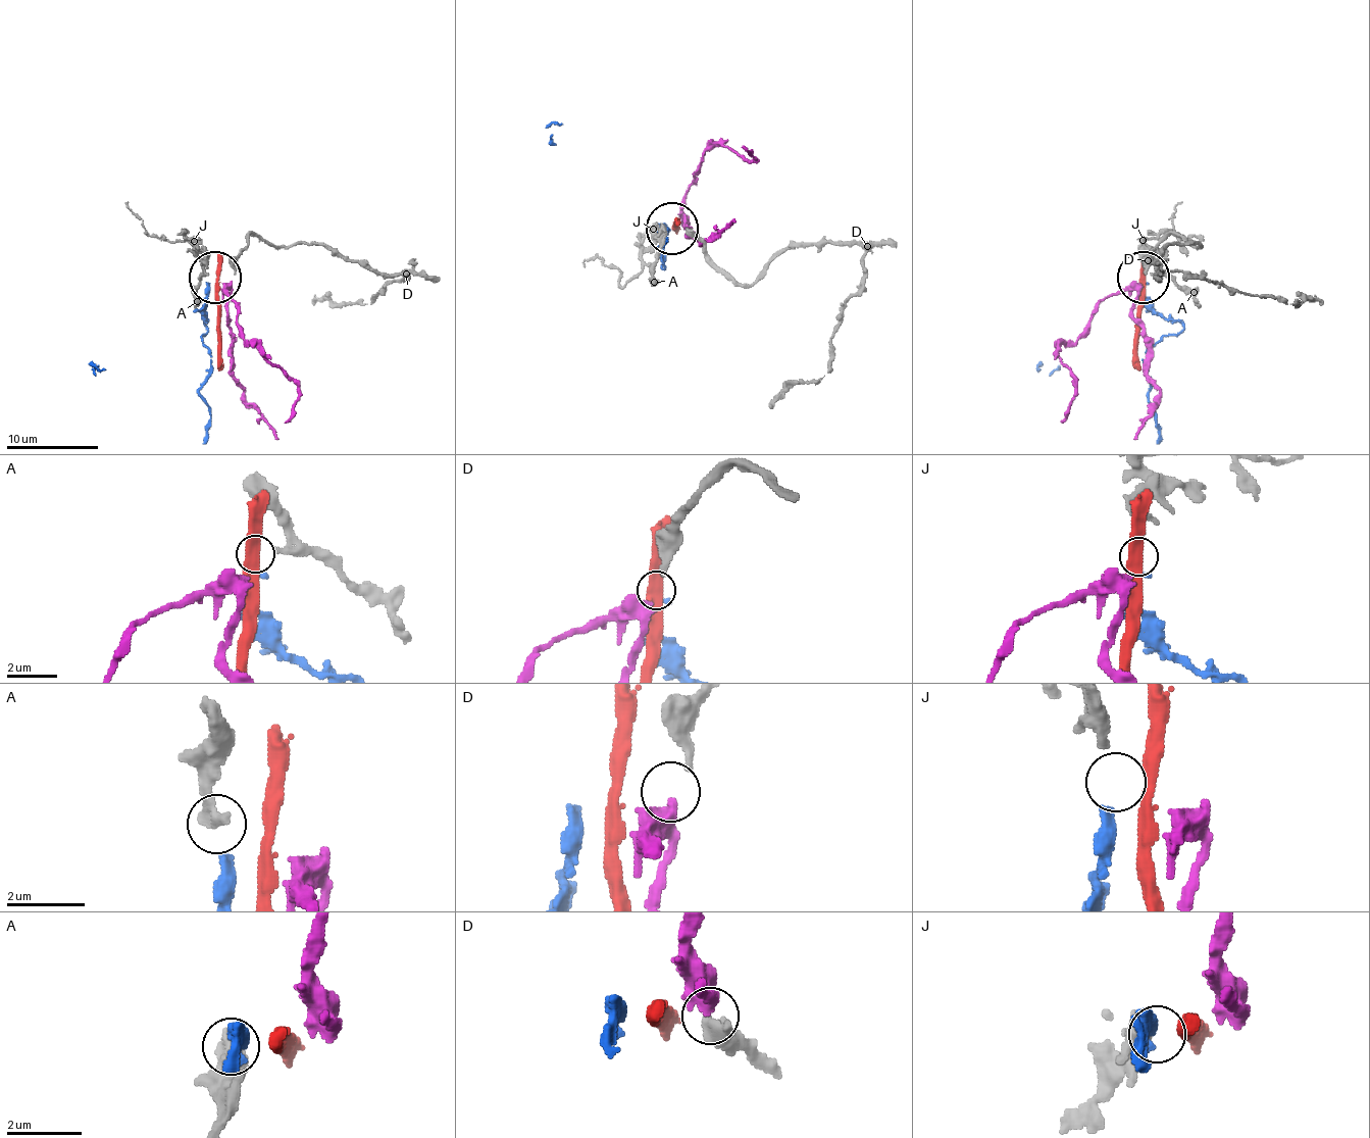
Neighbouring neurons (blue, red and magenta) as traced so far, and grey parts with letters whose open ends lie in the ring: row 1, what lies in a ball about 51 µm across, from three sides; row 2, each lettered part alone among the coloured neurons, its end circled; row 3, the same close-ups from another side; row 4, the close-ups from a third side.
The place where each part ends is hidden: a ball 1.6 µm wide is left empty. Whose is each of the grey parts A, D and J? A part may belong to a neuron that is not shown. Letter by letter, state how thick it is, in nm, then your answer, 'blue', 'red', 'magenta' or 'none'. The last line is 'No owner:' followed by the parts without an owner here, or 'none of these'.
A: 240 nm thick; none
D: 240 nm thick; magenta
J: 260 nm thick; blue
No owner: A

